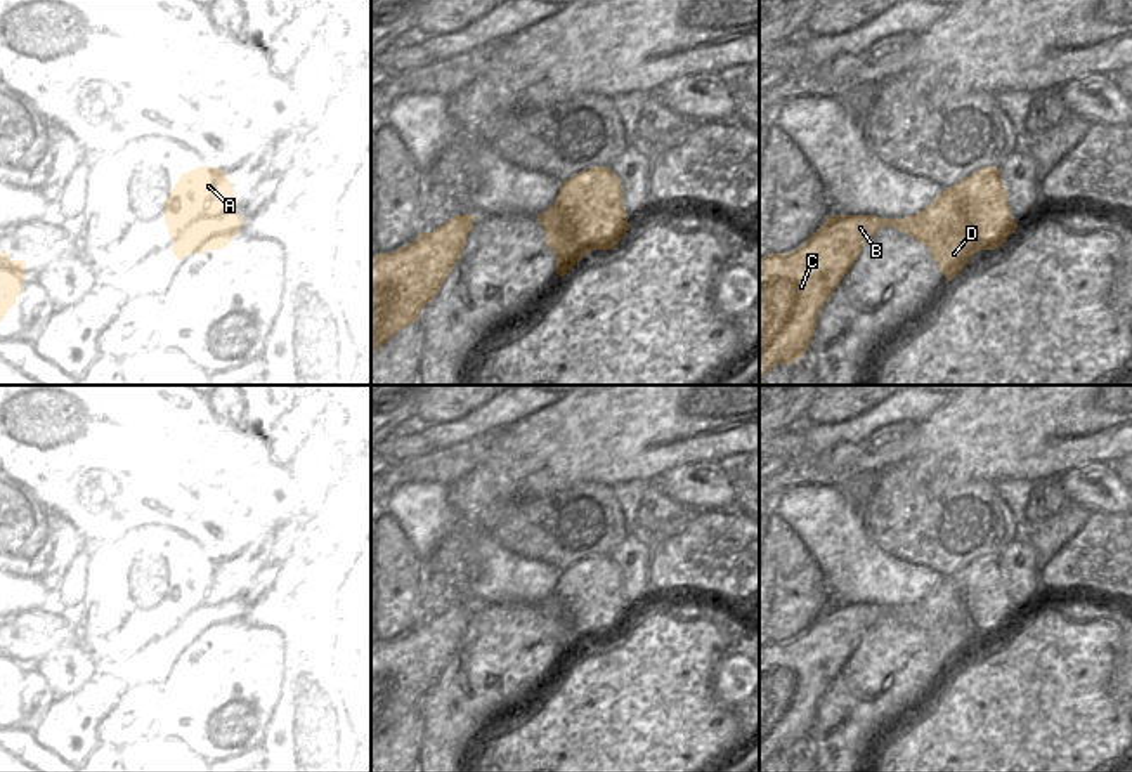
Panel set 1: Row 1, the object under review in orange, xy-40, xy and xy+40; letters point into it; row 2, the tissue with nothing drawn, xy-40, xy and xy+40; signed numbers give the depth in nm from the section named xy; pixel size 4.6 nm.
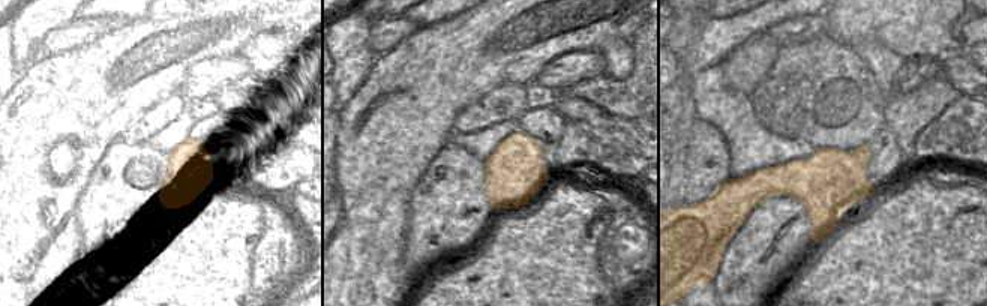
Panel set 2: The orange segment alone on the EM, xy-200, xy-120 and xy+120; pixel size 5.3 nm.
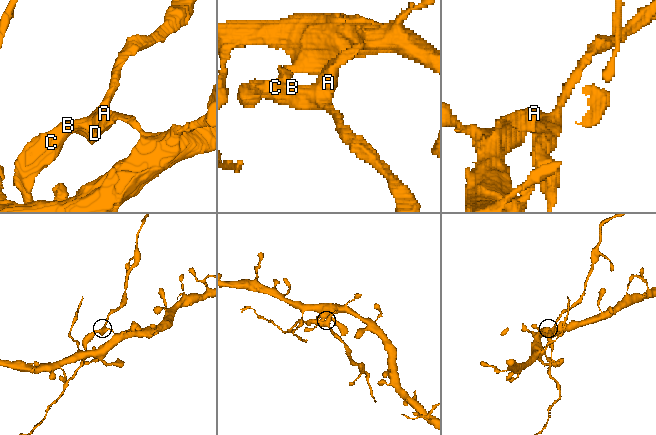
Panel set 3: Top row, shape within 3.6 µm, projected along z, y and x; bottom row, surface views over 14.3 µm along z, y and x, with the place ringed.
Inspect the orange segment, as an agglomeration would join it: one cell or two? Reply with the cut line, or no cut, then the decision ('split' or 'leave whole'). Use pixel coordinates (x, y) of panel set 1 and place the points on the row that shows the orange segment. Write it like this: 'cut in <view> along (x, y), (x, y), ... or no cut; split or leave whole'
cut in xy+40 along (945, 189), (957, 200), (980, 248); split

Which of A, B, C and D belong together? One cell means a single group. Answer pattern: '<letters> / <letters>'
A / B C D

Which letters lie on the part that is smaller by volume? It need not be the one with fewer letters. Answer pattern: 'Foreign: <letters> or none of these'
Foreign: B, C, D

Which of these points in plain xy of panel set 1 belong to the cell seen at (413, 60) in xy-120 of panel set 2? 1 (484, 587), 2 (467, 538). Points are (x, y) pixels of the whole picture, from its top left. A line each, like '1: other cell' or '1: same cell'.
1: other cell
2: same cell

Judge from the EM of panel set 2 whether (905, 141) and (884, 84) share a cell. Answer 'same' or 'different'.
different

